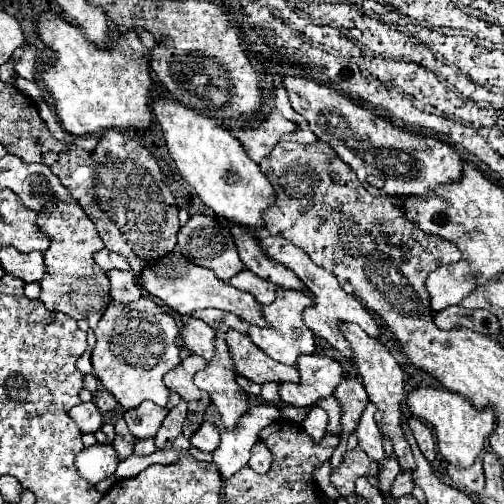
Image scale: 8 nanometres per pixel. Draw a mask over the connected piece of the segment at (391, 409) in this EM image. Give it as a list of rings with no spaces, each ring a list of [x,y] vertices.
[[[343,322],[339,326],[339,330],[341,330],[341,334],[345,336],[345,340],[351,346],[351,362],[357,366],[359,376],[363,378],[363,386],[367,390],[367,398],[369,398],[369,402],[373,402],[377,406],[375,420],[377,420],[381,432],[393,442],[393,452],[397,454],[401,468],[403,470],[415,470],[413,452],[409,450],[409,444],[405,442],[405,436],[403,436],[403,430],[401,430],[401,404],[405,400],[403,370],[401,370],[401,366],[395,362],[395,358],[389,354],[389,350],[379,340],[371,338],[357,324]]]

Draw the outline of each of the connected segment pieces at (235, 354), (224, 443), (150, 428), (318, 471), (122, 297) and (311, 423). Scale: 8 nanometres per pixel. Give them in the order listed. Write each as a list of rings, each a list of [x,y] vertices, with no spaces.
[[[227,330],[225,342],[231,350],[233,368],[239,376],[249,378],[251,382],[297,382],[299,374],[293,366],[285,366],[269,358],[263,350],[257,350],[247,334],[239,334],[235,330]]]
[[[273,404],[251,406],[233,430],[221,432],[221,444],[213,452],[213,462],[219,466],[221,476],[229,478],[249,462],[249,452],[259,440],[259,432],[281,416]]]
[[[143,402],[141,406],[125,412],[125,422],[135,438],[153,438],[167,416],[167,408],[161,408],[153,402]]]
[[[323,462],[323,464],[321,464],[321,466],[317,466],[313,472],[315,472],[315,474],[313,474],[315,484],[323,490],[323,494],[325,494],[325,496],[329,496],[329,498],[339,498],[339,494],[337,494],[337,492],[335,492],[335,488],[333,488],[333,484],[329,482],[331,464],[329,464],[329,462]]]
[[[109,270],[107,272],[109,284],[111,284],[111,298],[117,302],[133,302],[141,298],[141,288],[135,284],[133,272],[121,272],[121,270]]]
[[[313,408],[303,422],[303,428],[315,442],[319,442],[325,436],[325,426],[327,426],[327,412],[323,408]]]

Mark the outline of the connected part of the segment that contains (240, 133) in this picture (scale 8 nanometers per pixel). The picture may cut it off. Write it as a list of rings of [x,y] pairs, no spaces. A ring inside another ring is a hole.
[[[273,108],[269,114],[265,114],[265,118],[259,126],[231,130],[231,134],[241,142],[247,156],[259,164],[261,158],[265,158],[273,150],[273,146],[279,142],[281,134],[289,132],[291,128],[293,128],[293,124],[289,120],[285,120],[277,108]]]

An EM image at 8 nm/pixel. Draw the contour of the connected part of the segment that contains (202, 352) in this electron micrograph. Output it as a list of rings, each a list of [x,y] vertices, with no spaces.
[[[193,316],[185,318],[181,338],[183,338],[183,346],[187,350],[191,350],[193,354],[197,354],[205,360],[213,358],[213,354],[215,354],[215,350],[213,350],[215,332],[203,320],[197,320]]]

